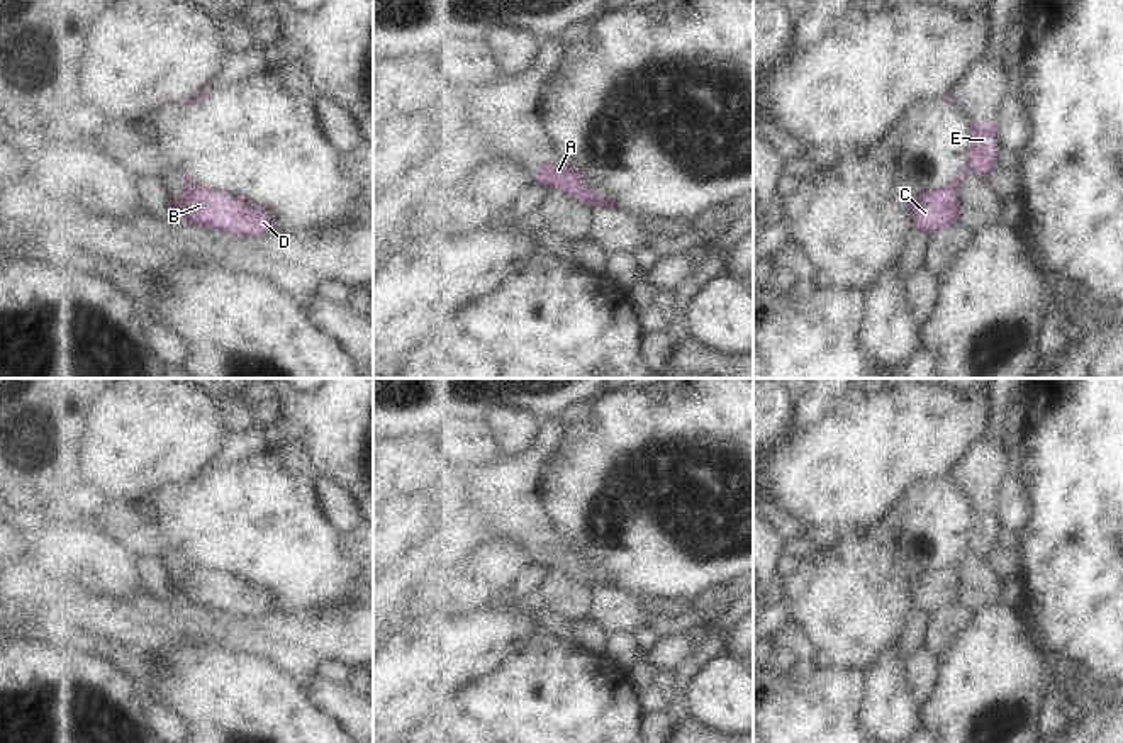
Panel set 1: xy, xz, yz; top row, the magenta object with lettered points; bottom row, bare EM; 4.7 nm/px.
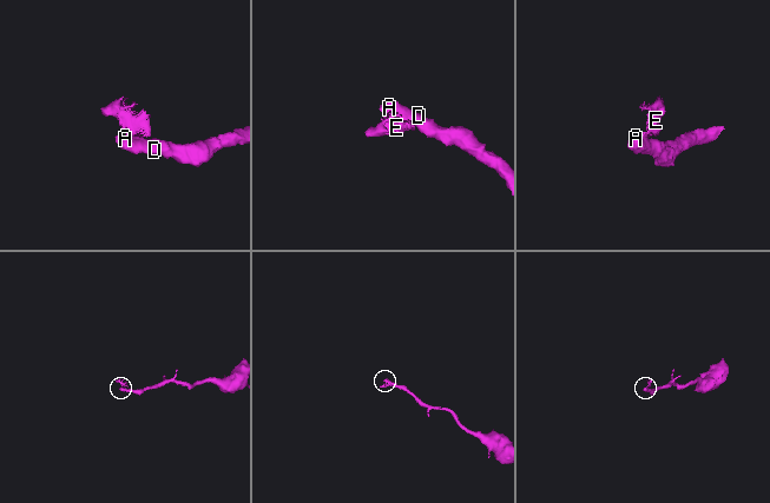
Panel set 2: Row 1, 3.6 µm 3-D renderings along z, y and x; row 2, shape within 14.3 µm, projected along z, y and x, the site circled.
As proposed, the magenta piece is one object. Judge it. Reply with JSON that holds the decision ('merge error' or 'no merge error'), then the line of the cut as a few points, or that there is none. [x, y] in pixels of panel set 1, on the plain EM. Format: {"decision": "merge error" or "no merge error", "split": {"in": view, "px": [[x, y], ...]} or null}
{"decision": "merge error", "split": {"in": "xy", "px": [[189, 569], [209, 570]]}}

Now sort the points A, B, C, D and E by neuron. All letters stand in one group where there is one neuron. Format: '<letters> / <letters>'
A B C D / E

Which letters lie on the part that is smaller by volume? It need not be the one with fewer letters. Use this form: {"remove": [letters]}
{"remove": ["E"]}

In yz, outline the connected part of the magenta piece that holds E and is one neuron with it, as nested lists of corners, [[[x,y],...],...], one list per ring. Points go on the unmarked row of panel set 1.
[[[964,494],[964,497],[970,511],[967,545],[964,551],[957,555],[955,560],[941,570],[955,568],[965,553],[975,553],[977,556],[987,558],[987,555],[999,545],[996,536],[992,534],[994,516],[997,512],[997,499],[991,499],[986,502],[984,507],[979,507],[969,495]]]

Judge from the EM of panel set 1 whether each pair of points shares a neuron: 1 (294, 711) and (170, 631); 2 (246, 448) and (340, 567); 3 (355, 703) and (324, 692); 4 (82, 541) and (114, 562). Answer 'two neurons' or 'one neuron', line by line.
1: two neurons
2: two neurons
3: one neuron
4: one neuron

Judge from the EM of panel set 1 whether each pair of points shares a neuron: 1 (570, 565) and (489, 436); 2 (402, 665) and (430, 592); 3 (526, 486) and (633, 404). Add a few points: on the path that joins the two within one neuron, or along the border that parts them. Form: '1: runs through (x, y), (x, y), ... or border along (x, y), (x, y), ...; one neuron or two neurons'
1: border along (535, 445), (518, 453), (484, 452), (477, 446); two neurons
2: border along (460, 613), (424, 613), (402, 621); two neurons
3: border along (545, 469), (543, 499), (548, 509); two neurons

